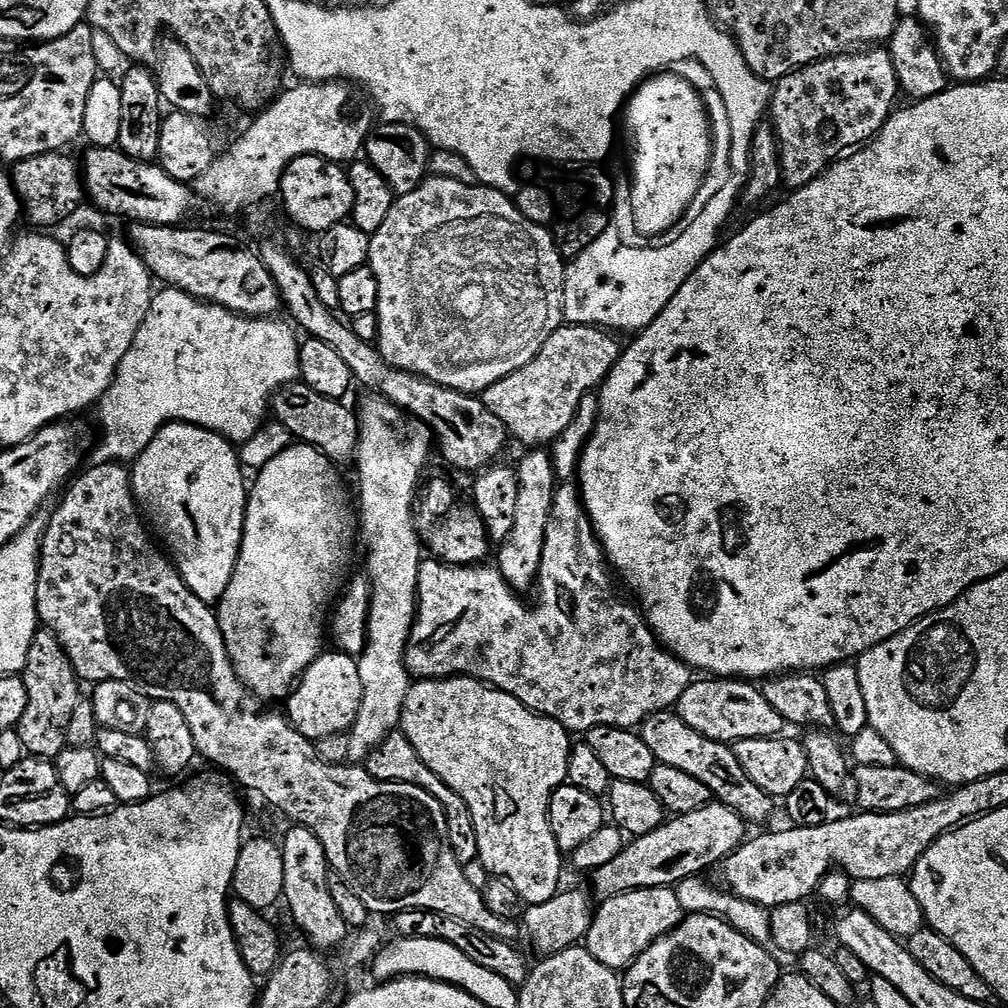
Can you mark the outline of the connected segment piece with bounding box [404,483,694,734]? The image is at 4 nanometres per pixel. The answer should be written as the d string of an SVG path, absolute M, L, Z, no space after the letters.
M561 483L556 489L554 506L550 514L550 522L546 526L546 542L544 543L544 568L552 568L552 588L548 588L540 596L540 602L536 609L527 608L523 604L516 589L504 580L499 567L484 568L488 566L461 566L458 564L445 564L435 558L428 558L421 563L419 578L419 597L416 610L416 621L412 627L412 633L406 646L406 658L404 665L408 667L413 677L422 680L443 679L446 676L470 676L473 680L483 680L485 684L502 690L514 698L518 698L530 711L537 712L539 716L548 716L551 720L557 720L569 733L587 734L591 728L598 726L614 726L615 728L639 729L644 721L653 712L666 712L675 709L676 703L682 698L682 694L694 683L693 669L673 656L663 644L656 638L643 612L635 603L627 604L620 597L620 592L612 588L612 576L608 558L604 553L600 537L592 525L592 519L588 516L588 509L582 503L582 492L575 483Z

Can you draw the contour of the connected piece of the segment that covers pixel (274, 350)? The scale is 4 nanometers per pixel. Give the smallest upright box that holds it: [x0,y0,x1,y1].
[96,286,301,464]

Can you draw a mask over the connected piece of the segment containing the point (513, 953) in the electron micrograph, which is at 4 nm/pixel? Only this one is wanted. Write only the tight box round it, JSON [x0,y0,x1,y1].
[395,908,530,986]

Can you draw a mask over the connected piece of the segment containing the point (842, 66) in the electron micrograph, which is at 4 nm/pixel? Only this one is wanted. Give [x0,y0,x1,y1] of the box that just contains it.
[770,46,898,190]

